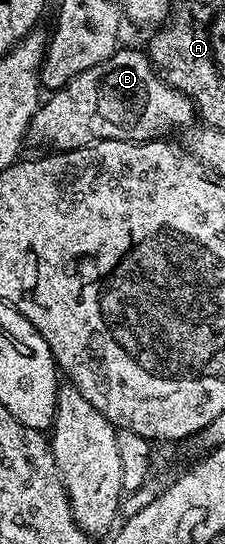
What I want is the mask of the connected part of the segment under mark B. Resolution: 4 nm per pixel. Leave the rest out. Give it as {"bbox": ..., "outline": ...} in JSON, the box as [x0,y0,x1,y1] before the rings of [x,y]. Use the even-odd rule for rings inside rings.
{"bbox":[28,50,196,152],"outline":[[[115,50],[113,56],[96,64],[96,68],[88,68],[88,72],[80,72],[64,88],[53,91],[50,99],[43,101],[38,111],[32,116],[28,131],[29,141],[38,146],[50,146],[51,151],[65,152],[81,146],[90,146],[94,142],[104,140],[124,140],[125,142],[152,142],[165,139],[173,130],[185,131],[196,122],[194,101],[186,94],[181,94],[160,77],[154,69],[153,62],[145,53],[138,50]]]}

